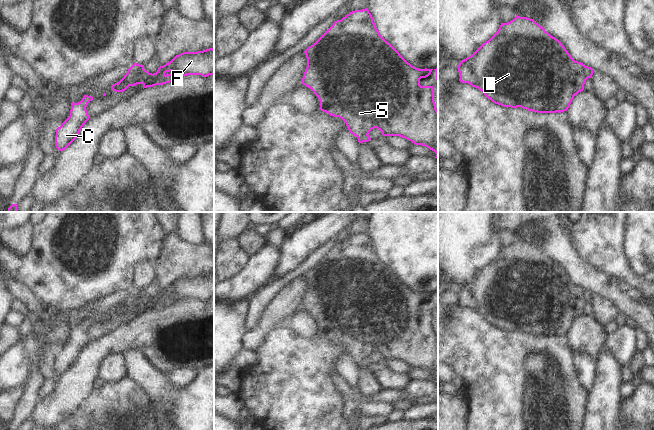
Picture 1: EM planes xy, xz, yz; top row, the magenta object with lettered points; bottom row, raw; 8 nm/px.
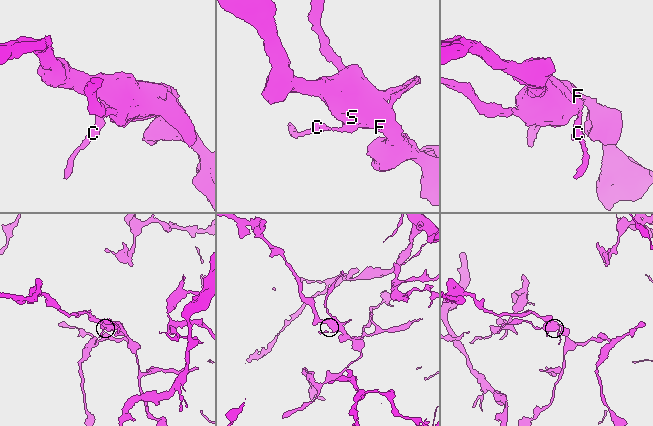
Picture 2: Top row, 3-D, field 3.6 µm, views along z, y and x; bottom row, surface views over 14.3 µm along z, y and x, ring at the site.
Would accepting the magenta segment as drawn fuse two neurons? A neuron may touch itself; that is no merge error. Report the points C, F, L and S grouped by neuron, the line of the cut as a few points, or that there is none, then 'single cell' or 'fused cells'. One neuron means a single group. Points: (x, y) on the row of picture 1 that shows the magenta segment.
C / F L S; cut in yz along (585, 66), (584, 70), (588, 77); fused cells

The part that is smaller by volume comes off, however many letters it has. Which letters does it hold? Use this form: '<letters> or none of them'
C

